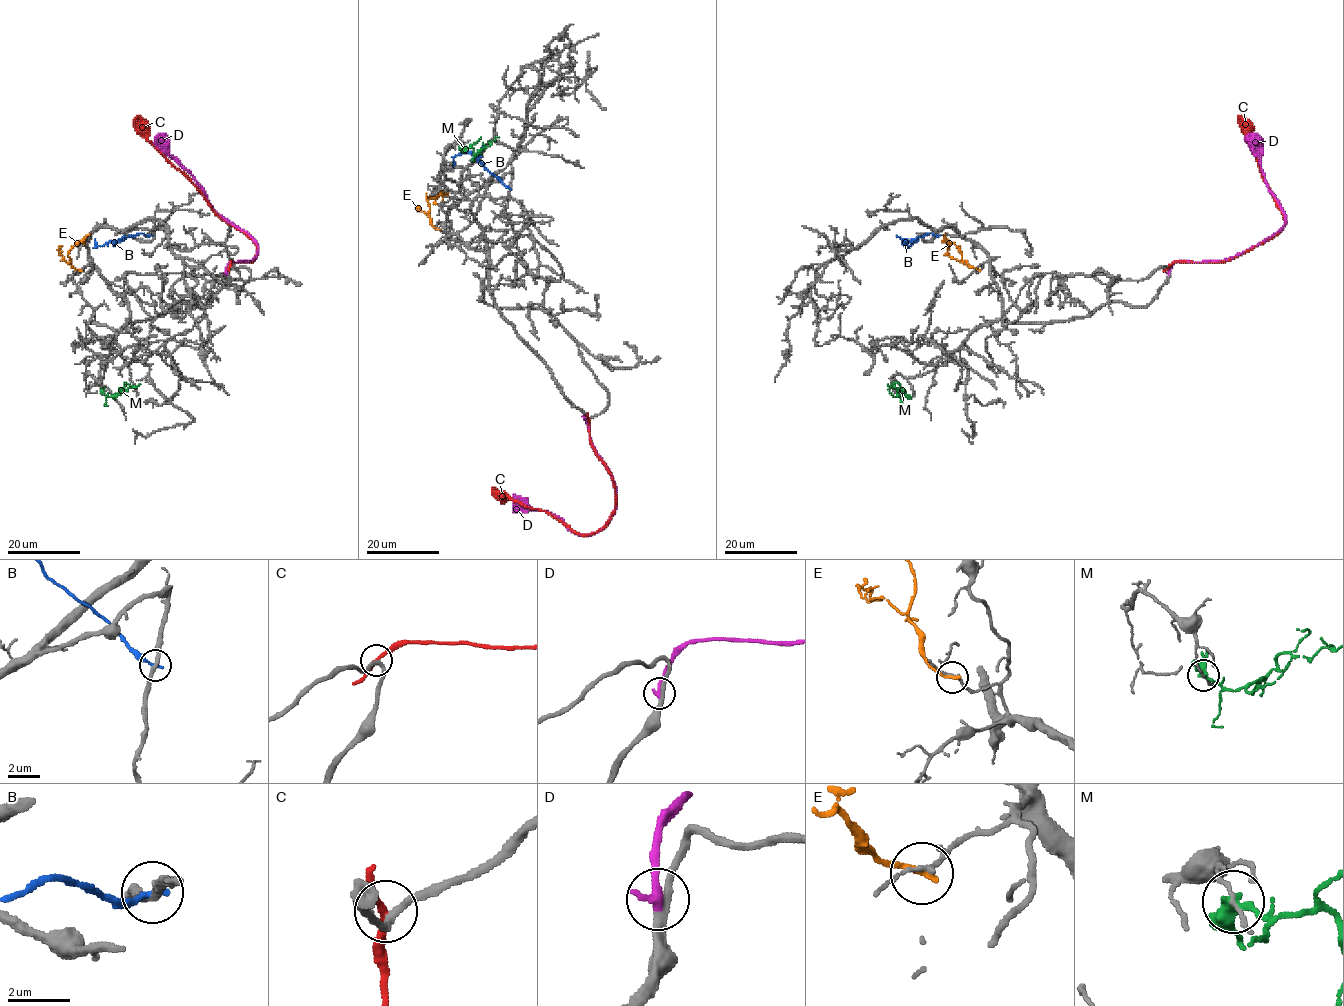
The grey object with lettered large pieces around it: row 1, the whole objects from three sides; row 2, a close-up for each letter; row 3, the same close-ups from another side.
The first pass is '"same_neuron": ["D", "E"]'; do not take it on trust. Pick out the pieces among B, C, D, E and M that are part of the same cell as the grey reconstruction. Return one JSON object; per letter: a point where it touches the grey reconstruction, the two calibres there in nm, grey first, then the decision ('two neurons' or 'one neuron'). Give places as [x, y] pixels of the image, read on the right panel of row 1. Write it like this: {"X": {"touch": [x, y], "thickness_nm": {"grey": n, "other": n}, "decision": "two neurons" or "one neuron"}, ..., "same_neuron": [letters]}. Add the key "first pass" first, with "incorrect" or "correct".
{"first pass": "incorrect", "B": {"touch": [939, 235], "thickness_nm": {"grey": 240, "other": 200}, "decision": "two neurons"}, "C": {"touch": [1169, 265], "thickness_nm": {"grey": 240, "other": 220}, "decision": "two neurons"}, "D": {"touch": [1169, 274], "thickness_nm": {"grey": 240, "other": 320}, "decision": "one neuron"}, "E": {"touch": [979, 270], "thickness_nm": {"grey": 130, "other": 220}, "decision": "two neurons"}, "M": {"touch": [896, 393], "thickness_nm": {"grey": 100, "other": 320}, "decision": "two neurons"}, "same_neuron": ["D"]}

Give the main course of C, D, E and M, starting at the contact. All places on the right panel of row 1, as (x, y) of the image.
C: (1169, 265), (1177, 261), (1223, 262), (1271, 238), (1285, 223), (1246, 139), (1244, 122), (1238, 116)
D: (1169, 273), (1178, 262), (1220, 262), (1240, 254), (1273, 236), (1285, 224), (1285, 214), (1269, 190), (1248, 135)
E: (979, 271), (948, 254), (944, 240), (947, 238), (950, 244)
M: (897, 393), (898, 396), (905, 392), (887, 383)

